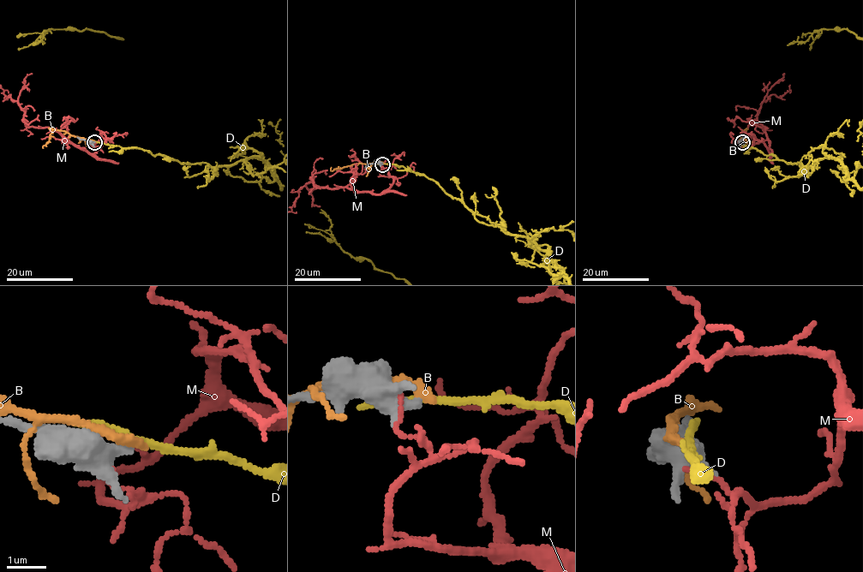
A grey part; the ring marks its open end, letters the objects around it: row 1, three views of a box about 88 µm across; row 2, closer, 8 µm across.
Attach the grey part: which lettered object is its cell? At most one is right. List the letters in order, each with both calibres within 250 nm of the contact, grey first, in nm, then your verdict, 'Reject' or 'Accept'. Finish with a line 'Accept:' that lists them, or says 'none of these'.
B: Thickness 340 nm (grey) against 280 nm. Reject
D: Thickness 340 nm (grey) against 160 nm. Reject
M: Thickness 440 nm (grey) against 110 nm. Reject
Accept: none of these

